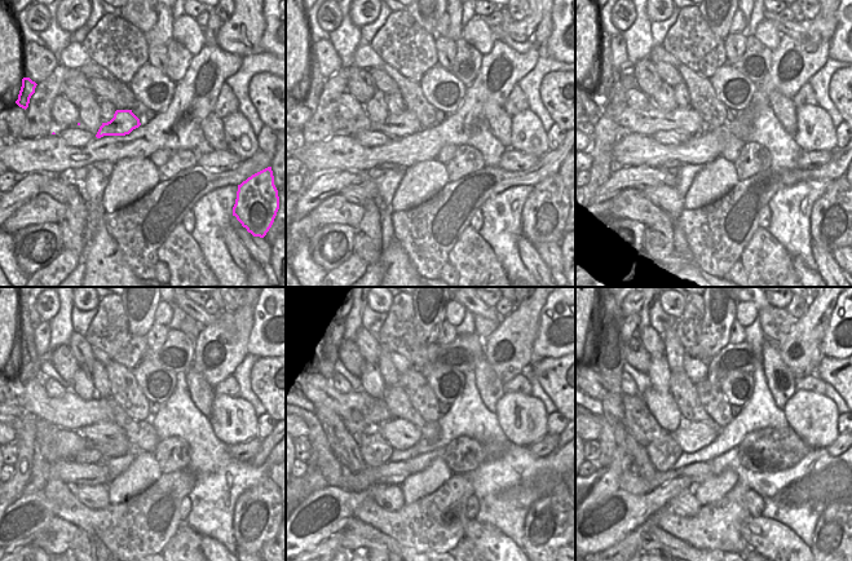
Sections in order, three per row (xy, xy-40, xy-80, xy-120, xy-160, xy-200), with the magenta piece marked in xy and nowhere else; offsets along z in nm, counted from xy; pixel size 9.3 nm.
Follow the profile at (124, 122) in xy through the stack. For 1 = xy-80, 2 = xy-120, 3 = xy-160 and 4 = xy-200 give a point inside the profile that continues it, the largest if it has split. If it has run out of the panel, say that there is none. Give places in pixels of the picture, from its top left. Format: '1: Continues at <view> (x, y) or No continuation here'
1: Continues at xy-80 (647, 122)
2: Continues at xy-120 (70, 411)
3: Continues at xy-160 (374, 410)
4: Continues at xy-200 (605, 313)

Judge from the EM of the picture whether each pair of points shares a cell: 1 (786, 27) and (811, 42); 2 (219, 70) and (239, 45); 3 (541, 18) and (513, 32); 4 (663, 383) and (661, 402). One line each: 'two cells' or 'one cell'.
1: one cell
2: two cells
3: one cell
4: two cells

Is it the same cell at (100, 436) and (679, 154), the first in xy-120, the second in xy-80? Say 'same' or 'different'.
different

